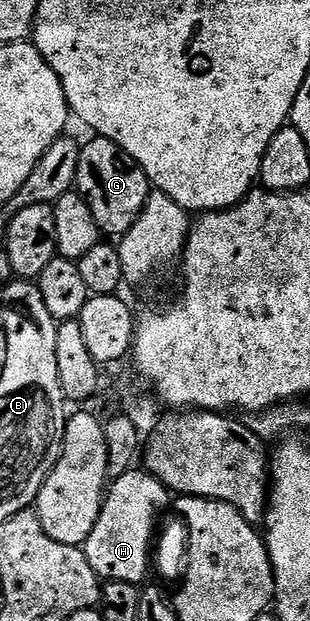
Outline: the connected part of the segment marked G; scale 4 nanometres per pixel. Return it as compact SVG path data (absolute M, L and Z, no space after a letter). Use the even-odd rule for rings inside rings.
M92 137L80 148L75 190L86 201L101 236L122 237L138 221L150 194L146 173L117 143L109 139Z

